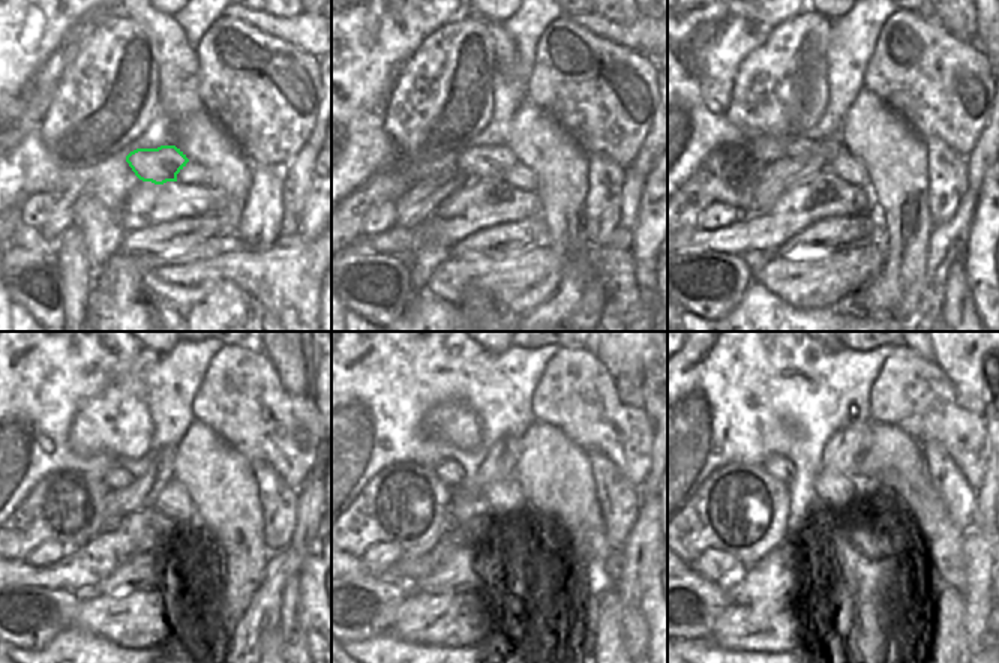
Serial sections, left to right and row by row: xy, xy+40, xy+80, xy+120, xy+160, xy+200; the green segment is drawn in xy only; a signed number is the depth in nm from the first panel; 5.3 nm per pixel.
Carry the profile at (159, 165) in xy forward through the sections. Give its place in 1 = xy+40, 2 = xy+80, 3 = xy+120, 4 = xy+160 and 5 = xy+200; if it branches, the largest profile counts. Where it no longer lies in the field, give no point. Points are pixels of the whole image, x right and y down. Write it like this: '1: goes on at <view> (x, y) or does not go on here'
1: goes on at xy+40 (489, 161)
2: goes on at xy+80 (795, 146)
3: goes on at xy+120 (117, 477)
4: goes on at xy+160 (449, 471)
5: goes on at xy+200 (780, 467)

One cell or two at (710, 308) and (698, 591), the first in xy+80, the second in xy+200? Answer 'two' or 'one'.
one

